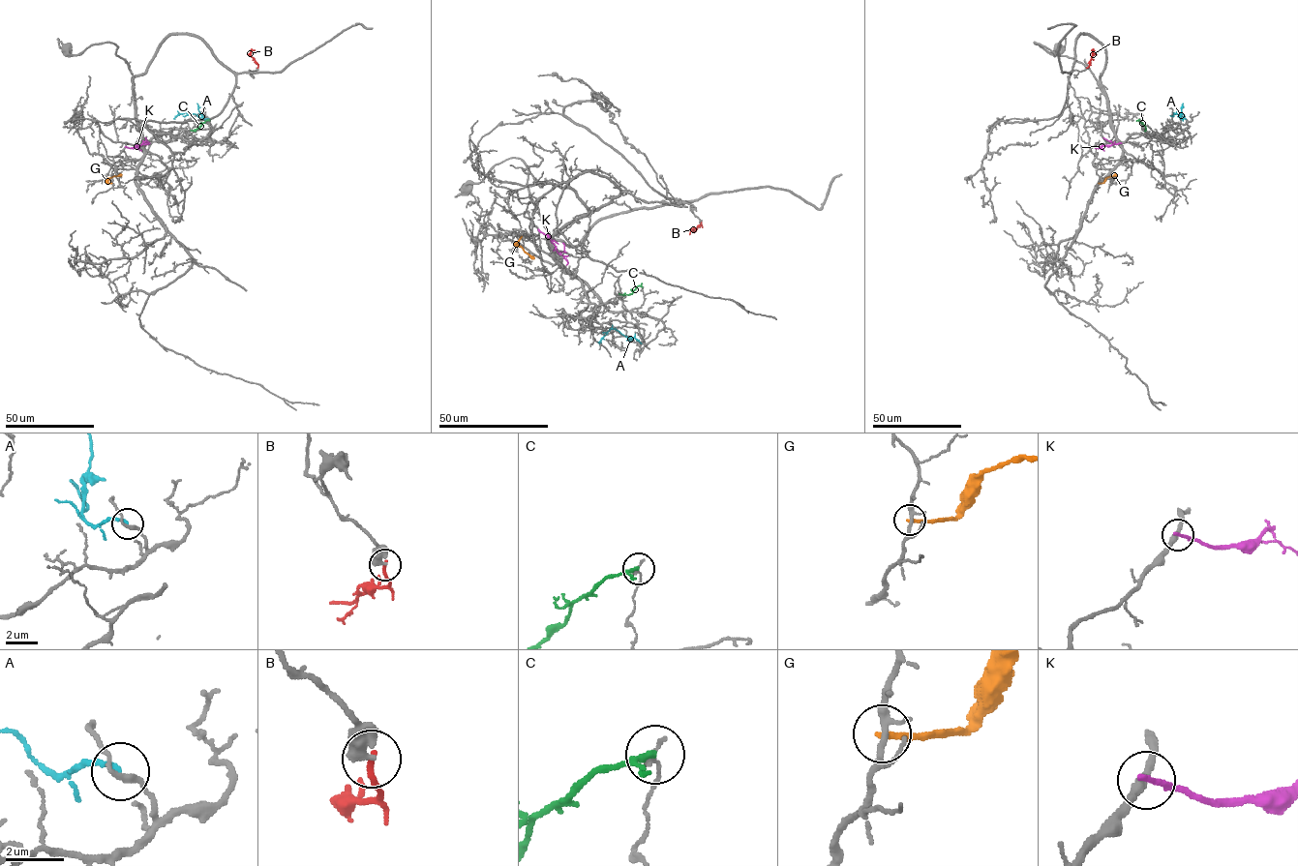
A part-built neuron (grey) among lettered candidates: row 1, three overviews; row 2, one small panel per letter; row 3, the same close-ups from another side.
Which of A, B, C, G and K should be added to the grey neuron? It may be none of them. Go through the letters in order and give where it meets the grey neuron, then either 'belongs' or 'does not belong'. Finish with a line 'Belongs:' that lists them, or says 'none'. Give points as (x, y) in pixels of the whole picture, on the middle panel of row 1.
A: contact (641, 343); does not belong
B: contact (701, 223); does not belong
C: contact (642, 286); does not belong
G: contact (521, 236); does not belong
K: contact (538, 230); does not belong
Belongs: none

